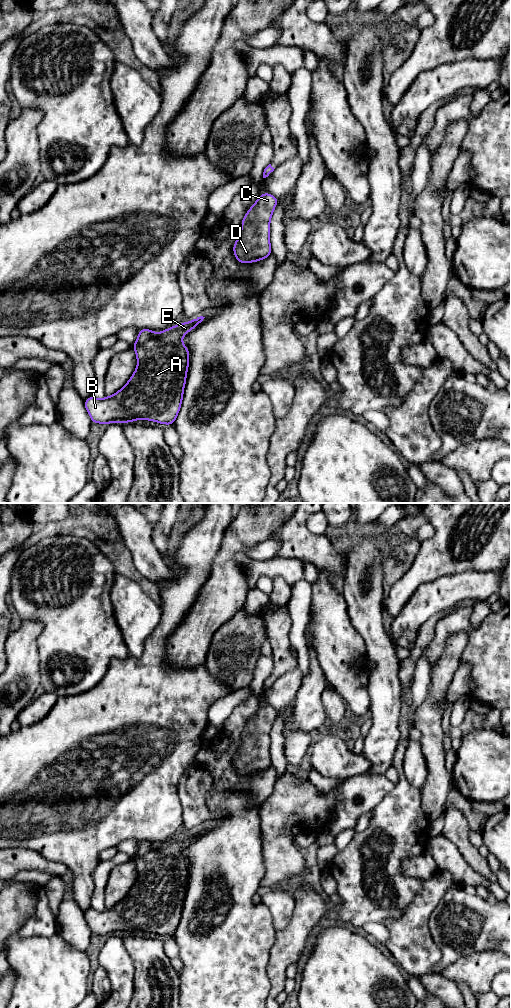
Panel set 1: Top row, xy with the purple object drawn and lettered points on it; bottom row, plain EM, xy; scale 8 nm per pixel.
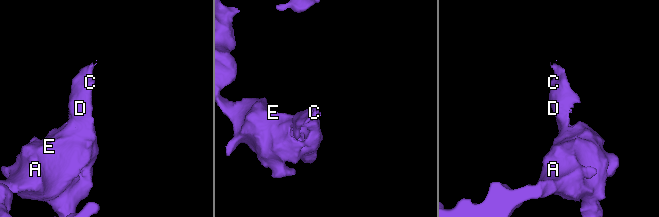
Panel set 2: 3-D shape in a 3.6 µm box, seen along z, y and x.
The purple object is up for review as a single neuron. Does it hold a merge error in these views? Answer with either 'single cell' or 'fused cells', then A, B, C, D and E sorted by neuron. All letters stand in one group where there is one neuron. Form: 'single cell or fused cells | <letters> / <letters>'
single cell | A B C D E

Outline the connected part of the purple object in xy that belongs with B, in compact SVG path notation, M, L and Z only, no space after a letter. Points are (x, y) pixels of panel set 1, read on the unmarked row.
M203 828L197 829L160 845L155 845L150 841L139 841L138 850L132 858L138 876L129 893L110 909L97 911L90 908L84 913L92 935L127 935L143 931L174 937L180 923L189 878L189 862L182 855L181 850L197 839L204 830Z

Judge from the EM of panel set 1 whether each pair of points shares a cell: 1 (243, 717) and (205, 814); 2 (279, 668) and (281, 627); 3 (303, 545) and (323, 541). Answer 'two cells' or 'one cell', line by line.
1: one cell
2: one cell
3: one cell

